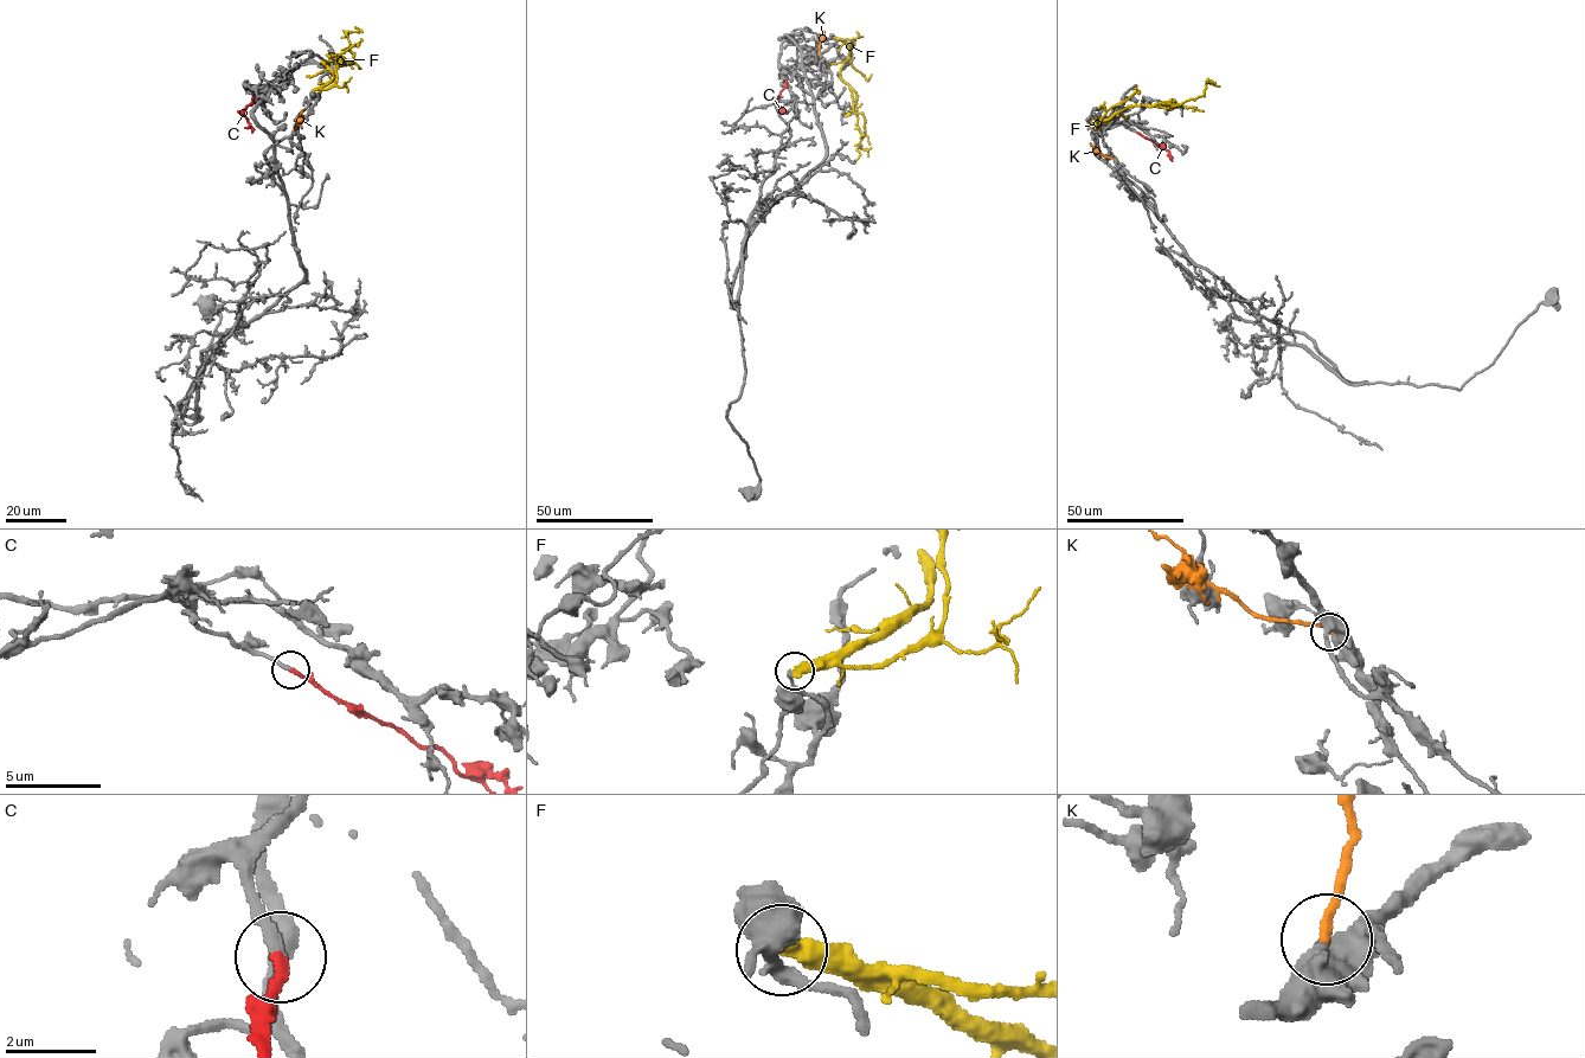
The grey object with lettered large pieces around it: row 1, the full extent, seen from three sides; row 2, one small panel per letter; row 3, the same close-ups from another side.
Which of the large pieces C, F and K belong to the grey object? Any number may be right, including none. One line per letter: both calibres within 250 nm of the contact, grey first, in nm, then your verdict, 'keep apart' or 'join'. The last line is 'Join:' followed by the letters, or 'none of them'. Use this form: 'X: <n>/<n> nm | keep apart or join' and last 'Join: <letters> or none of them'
C: 240/220 nm | join
F: 200/440 nm | keep apart
K: 550/220 nm | keep apart
Join: C

